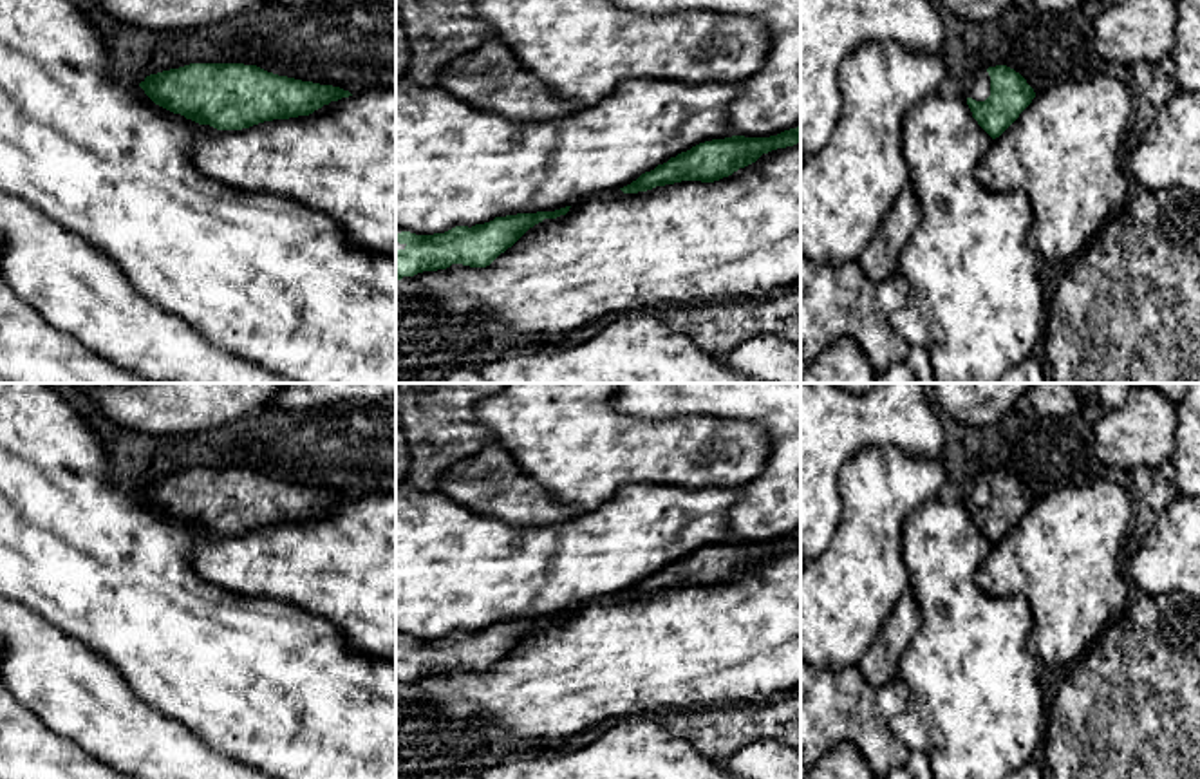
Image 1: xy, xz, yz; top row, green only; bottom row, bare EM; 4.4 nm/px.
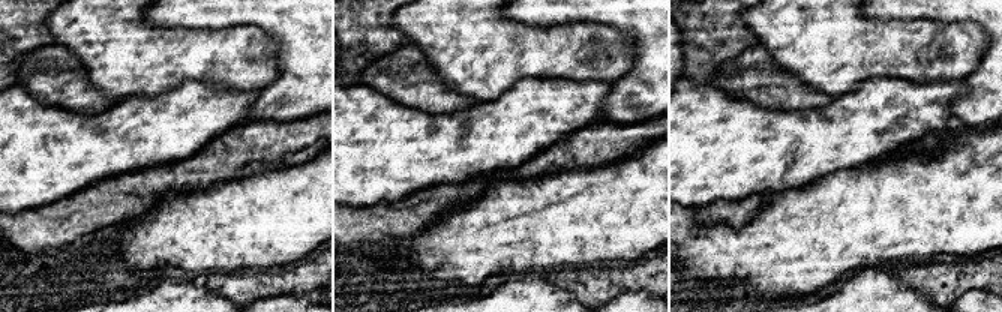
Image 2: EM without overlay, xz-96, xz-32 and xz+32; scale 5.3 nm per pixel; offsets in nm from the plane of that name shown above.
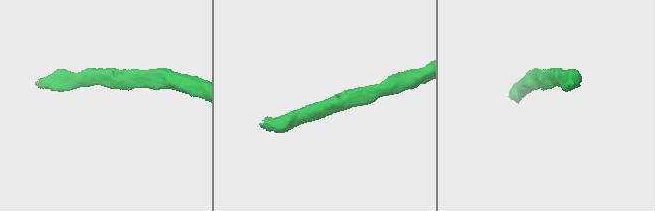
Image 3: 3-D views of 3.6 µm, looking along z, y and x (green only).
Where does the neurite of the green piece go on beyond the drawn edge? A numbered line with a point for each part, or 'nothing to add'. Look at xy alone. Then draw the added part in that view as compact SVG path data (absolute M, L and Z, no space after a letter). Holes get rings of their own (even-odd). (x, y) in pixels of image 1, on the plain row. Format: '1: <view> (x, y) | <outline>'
1: xy (340, 564) | M396 493L360 495L309 521L242 535L201 530L192 566L202 580L231 593L284 600L325 618L352 652L396 663Z

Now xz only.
1: xz (689, 647) | M801 548L763 558L755 568L739 573L728 582L714 587L681 586L674 589L656 591L647 596L623 598L622 595L604 595L589 600L571 611L566 620L544 624L530 633L511 652L501 658L486 672L470 672L452 669L446 674L423 676L414 681L403 681L396 689L403 690L412 701L423 703L430 716L439 719L477 719L493 721L520 739L569 739L587 728L598 727L609 718L627 719L636 716L660 718L678 710L696 710L714 707L721 701L737 701L741 705L764 703L772 694L793 690L801 687Z

